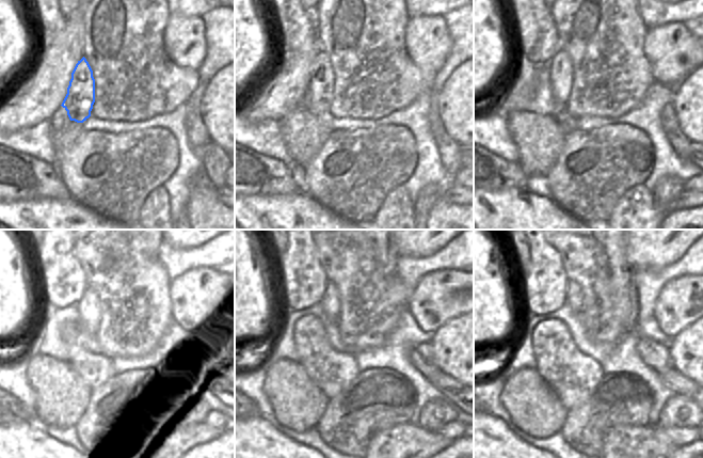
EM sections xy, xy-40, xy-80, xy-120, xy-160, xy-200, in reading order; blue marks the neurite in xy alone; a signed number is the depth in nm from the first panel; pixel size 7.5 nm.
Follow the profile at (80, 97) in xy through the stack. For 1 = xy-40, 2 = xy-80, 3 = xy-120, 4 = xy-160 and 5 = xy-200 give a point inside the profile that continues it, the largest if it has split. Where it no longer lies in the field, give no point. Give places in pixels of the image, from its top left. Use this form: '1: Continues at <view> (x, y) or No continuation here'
1: Continues at xy-40 (318, 98)
2: Continues at xy-80 (560, 67)
3: Continues at xy-120 (89, 308)
4: Continues at xy-160 (330, 303)
5: Continues at xy-200 (574, 296).

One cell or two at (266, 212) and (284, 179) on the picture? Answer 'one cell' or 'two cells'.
two cells

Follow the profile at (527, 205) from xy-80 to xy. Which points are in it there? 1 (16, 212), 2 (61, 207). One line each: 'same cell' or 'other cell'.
1: same cell
2: same cell

